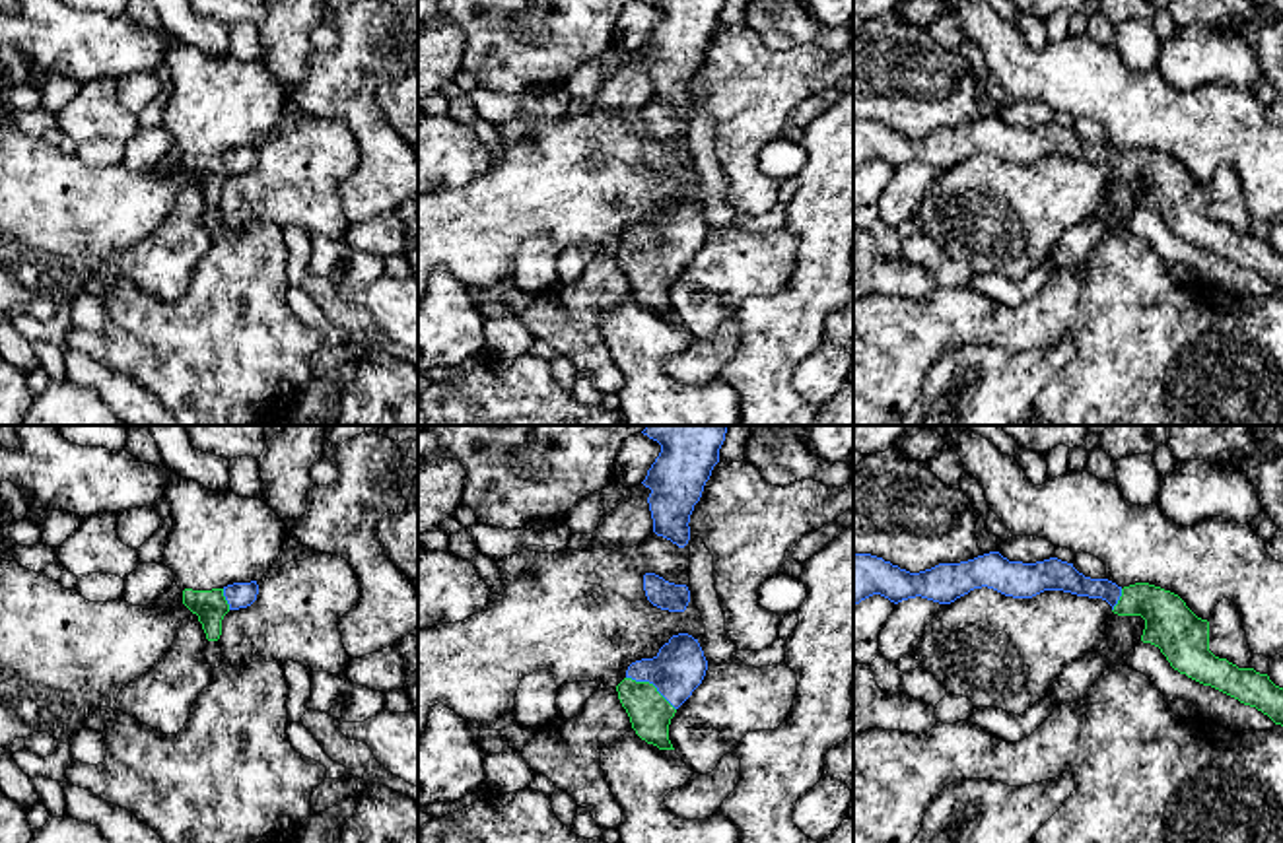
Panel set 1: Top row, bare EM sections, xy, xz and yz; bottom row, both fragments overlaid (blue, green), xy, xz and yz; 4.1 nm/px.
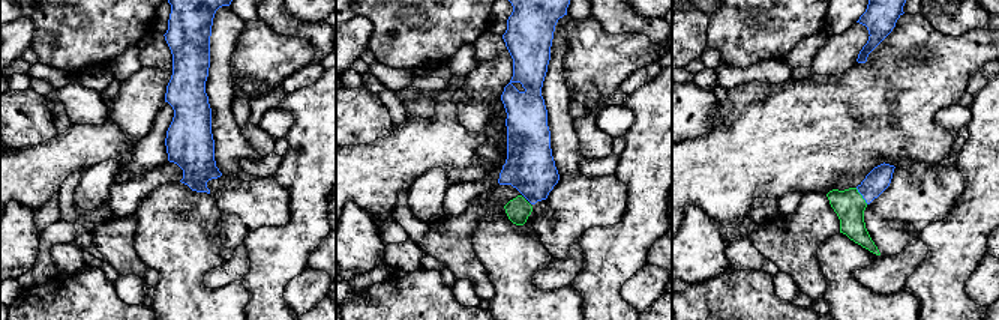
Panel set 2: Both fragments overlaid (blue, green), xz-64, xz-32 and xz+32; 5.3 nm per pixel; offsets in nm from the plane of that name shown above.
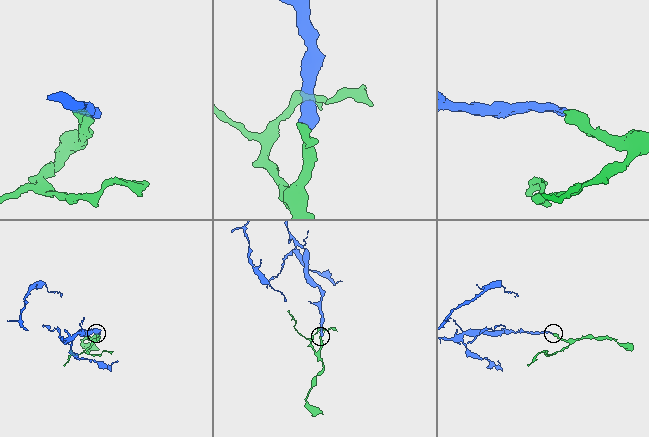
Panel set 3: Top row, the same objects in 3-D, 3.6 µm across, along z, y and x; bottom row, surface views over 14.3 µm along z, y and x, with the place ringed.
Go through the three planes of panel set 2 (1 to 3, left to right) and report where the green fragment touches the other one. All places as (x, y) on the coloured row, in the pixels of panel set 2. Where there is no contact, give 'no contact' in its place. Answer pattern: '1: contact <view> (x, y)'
1: no contact
2: no contact
3: contact xz+32 (861, 194)

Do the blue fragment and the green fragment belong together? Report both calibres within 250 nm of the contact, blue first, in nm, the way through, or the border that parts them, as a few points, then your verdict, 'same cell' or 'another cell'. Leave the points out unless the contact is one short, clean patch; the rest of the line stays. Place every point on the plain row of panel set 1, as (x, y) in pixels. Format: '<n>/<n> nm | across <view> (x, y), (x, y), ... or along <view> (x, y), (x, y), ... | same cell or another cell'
220/180 nm | across xz (677, 236), (665, 247), (652, 247), (650, 278) | same cell

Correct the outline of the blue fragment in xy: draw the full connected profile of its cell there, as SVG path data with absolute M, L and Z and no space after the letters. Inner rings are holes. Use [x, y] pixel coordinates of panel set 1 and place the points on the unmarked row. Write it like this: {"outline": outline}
{"outline": "M233 148L212 155L183 155L183 169L198 181L208 206L218 206L222 200L222 185L229 175L247 173L257 165L259 150Z"}

